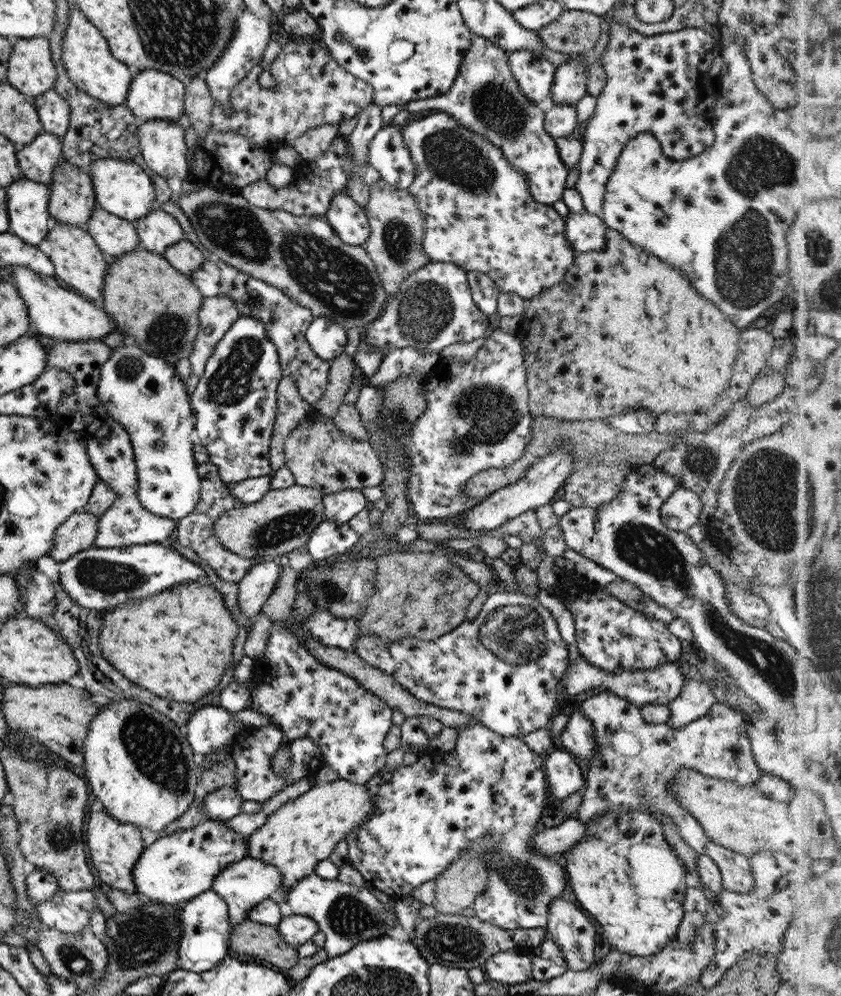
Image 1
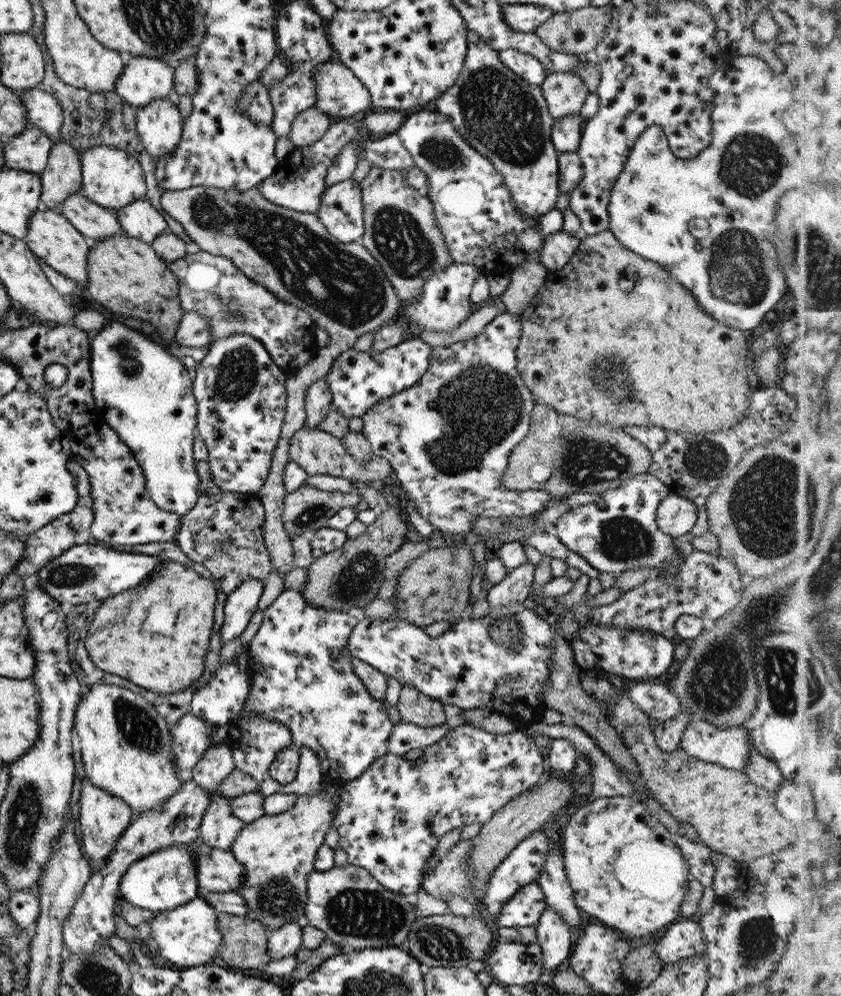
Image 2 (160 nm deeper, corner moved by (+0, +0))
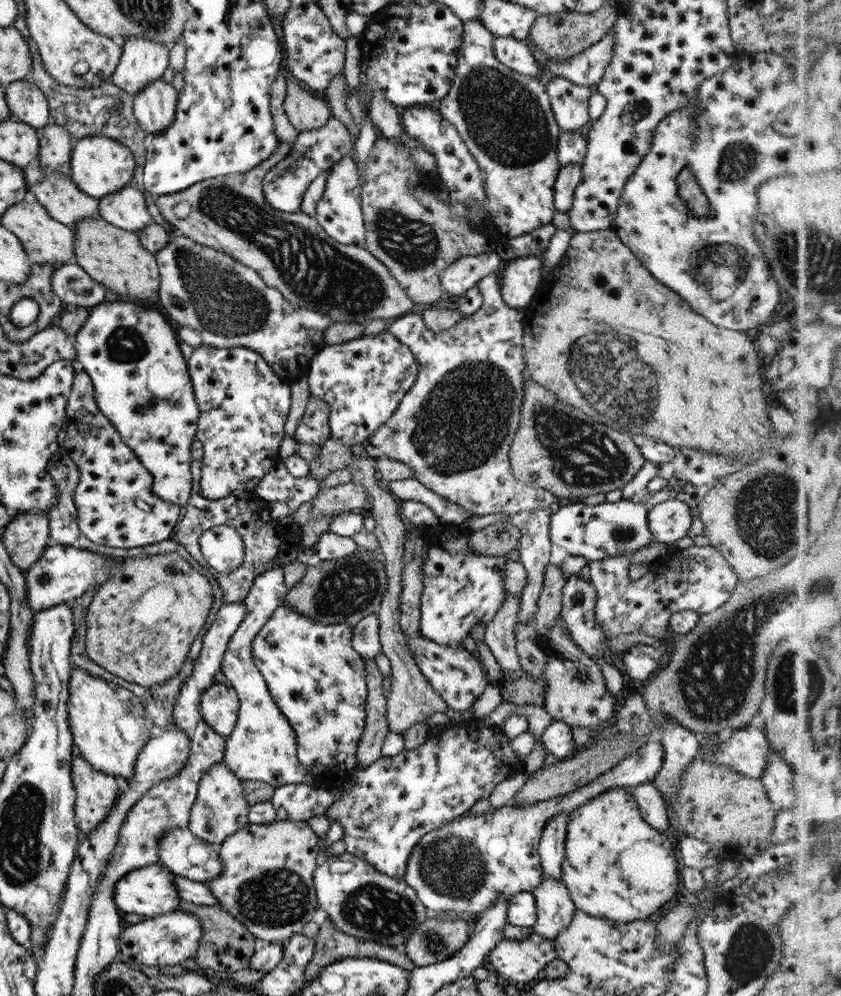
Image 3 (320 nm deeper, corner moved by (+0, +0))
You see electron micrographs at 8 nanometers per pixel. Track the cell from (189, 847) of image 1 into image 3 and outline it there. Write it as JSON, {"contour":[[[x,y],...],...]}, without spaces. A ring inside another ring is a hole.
{"contour":[[[158,861],[149,866],[126,872],[115,881],[113,902],[121,914],[142,914],[147,918],[175,911],[179,898],[172,884],[172,876],[172,872]]]}

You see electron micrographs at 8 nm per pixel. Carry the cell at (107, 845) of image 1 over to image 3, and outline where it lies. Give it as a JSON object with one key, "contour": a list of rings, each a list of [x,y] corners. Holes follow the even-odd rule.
{"contour":[[[81,756],[70,760],[71,782],[75,791],[74,820],[81,837],[96,829],[112,807],[119,792],[115,777],[97,772]]]}

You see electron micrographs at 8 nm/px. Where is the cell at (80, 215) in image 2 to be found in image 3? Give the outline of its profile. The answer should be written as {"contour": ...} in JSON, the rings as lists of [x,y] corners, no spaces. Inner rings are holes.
{"contour":[[[36,162],[25,165],[22,169],[26,187],[35,200],[53,217],[53,220],[72,228],[74,222],[85,217],[98,216],[98,200],[87,196],[67,176],[55,171],[46,171]]]}

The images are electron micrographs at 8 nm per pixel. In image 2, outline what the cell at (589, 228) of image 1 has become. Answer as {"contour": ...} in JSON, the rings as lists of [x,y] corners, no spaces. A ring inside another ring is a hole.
{"contour":[[[562,228],[553,234],[548,234],[541,243],[538,263],[544,266],[548,273],[558,271],[573,256],[583,236],[584,233],[569,234]]]}

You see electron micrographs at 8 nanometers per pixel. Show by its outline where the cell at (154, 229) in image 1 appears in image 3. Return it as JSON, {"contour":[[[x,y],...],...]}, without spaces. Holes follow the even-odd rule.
{"contour":[[[132,184],[120,188],[98,200],[98,216],[117,228],[137,234],[145,225],[153,223],[144,197]]]}

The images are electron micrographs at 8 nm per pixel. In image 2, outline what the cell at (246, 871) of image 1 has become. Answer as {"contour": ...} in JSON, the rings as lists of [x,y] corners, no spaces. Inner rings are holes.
{"contour":[[[195,839],[188,844],[194,854],[195,880],[199,888],[209,892],[238,894],[243,869],[231,851],[204,845]]]}

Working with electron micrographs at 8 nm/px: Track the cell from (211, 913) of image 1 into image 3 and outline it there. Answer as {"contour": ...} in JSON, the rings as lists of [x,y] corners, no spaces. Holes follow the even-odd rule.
{"contour":[[[176,909],[123,927],[117,938],[117,961],[139,971],[140,966],[164,967],[192,957],[201,942],[201,926],[196,916]]]}

